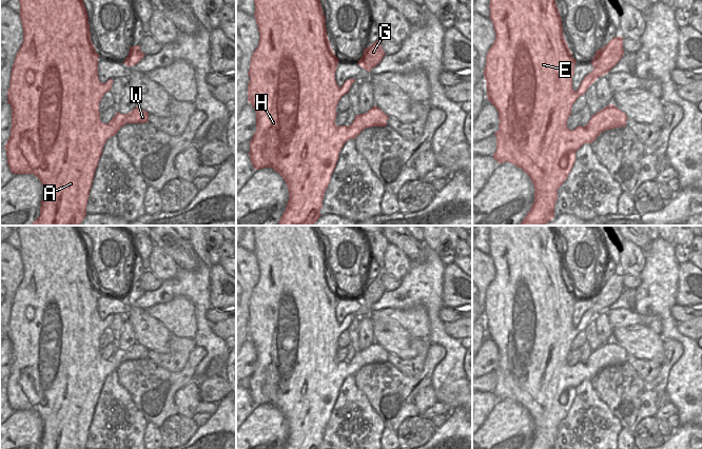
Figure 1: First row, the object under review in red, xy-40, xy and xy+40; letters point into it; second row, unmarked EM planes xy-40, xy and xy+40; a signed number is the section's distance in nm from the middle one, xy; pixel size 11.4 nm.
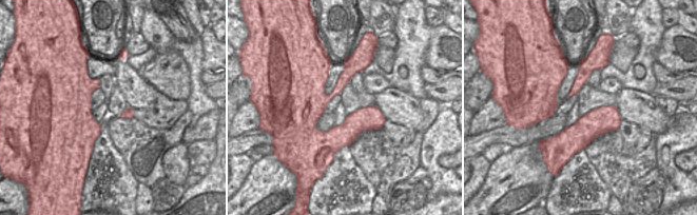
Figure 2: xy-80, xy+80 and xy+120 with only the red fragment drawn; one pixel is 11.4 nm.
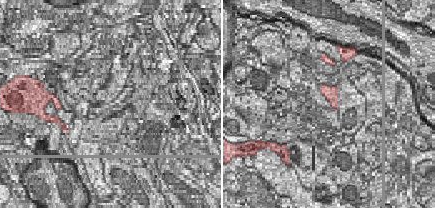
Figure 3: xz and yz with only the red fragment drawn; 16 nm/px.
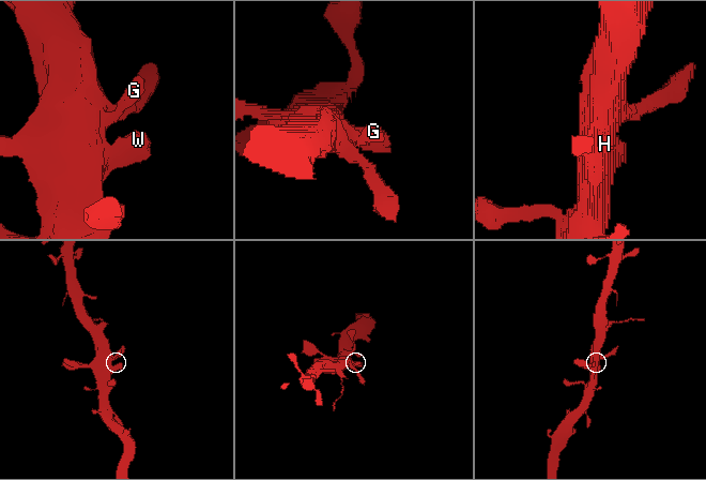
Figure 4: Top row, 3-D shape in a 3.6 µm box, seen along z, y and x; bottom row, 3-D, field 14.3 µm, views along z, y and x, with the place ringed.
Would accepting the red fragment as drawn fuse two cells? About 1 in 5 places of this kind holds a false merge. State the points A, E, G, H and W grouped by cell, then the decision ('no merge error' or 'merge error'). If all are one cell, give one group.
A E G H W | no merge error

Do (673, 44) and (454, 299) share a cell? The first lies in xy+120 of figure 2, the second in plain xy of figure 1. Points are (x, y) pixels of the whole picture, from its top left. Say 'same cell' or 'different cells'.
same cell

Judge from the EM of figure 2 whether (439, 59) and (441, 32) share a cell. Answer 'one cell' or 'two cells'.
one cell

